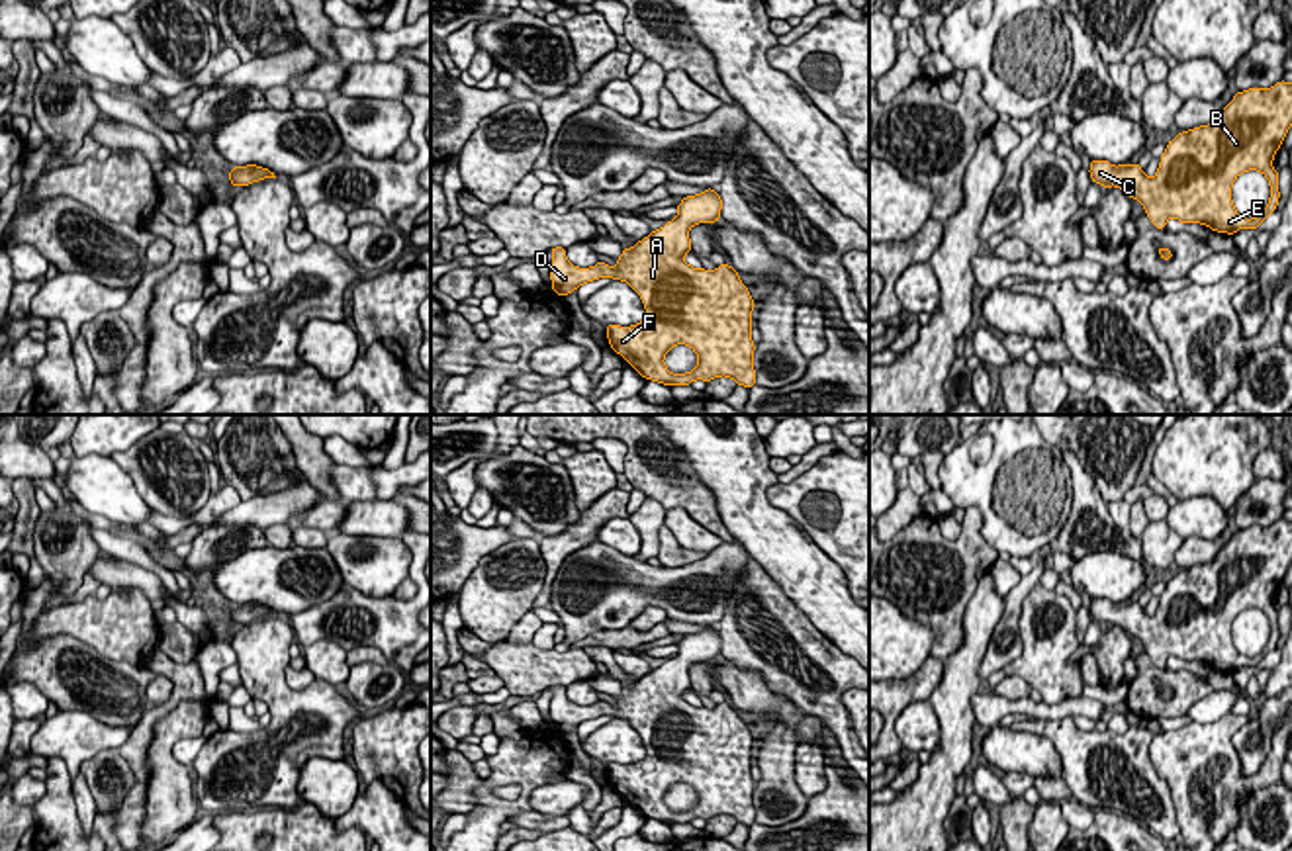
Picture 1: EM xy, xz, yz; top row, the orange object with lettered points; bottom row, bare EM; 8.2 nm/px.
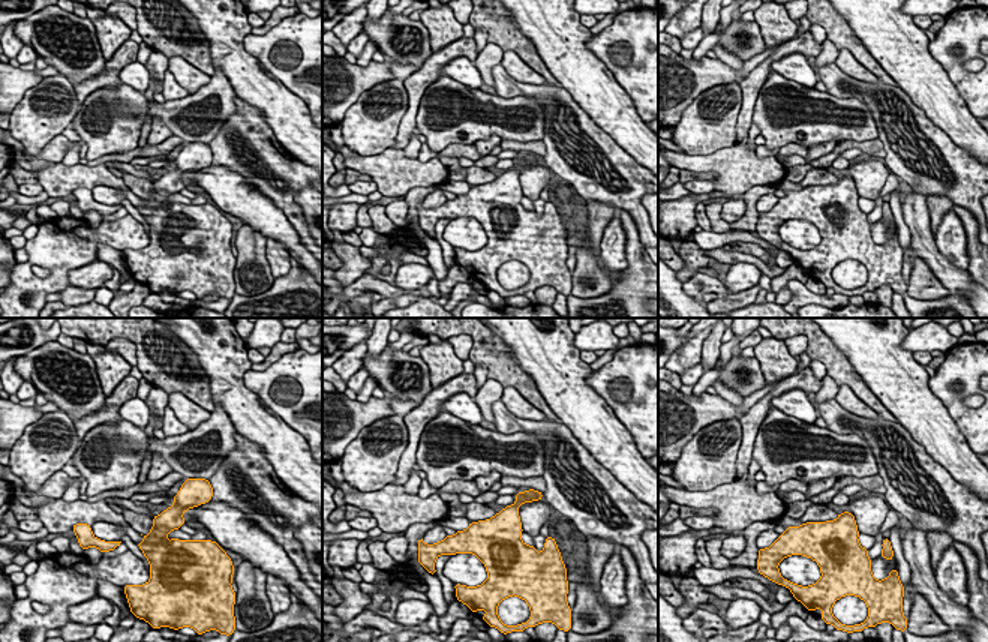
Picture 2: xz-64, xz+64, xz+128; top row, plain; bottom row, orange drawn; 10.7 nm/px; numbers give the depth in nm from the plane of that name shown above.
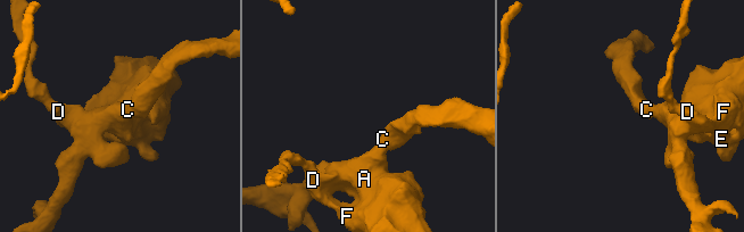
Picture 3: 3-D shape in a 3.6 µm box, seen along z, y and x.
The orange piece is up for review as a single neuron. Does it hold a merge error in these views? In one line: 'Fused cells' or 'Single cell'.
Single cell

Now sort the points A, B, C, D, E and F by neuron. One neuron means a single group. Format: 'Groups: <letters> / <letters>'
Groups: A B C D E F

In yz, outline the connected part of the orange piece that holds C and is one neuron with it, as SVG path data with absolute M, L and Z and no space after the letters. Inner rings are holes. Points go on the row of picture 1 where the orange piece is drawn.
M1276 82L1263 90L1259 86L1235 92L1233 100L1220 112L1218 119L1188 131L1180 131L1167 143L1161 155L1159 170L1149 178L1141 166L1120 164L1108 160L1090 160L1090 180L1110 188L1122 188L1130 198L1137 200L1153 227L1165 229L1171 217L1180 223L1200 223L1218 233L1233 235L1239 229L1257 229L1278 205L1278 172L1272 158L1292 127L1292 82ZM1259 170L1270 184L1270 200L1261 215L1253 219L1241 217L1231 200L1231 186L1243 172Z

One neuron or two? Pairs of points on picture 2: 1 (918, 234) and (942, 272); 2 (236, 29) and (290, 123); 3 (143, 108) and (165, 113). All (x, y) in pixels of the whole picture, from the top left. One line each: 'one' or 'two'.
1: one
2: one
3: one

